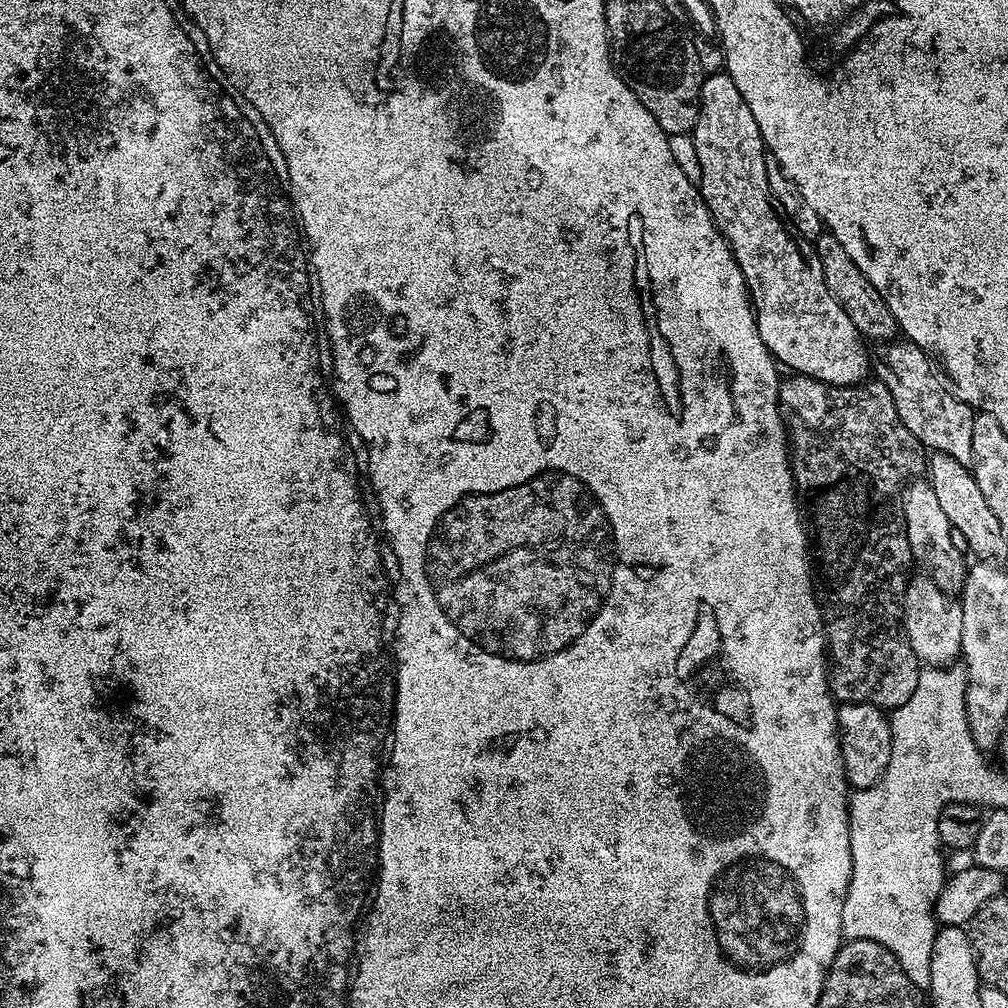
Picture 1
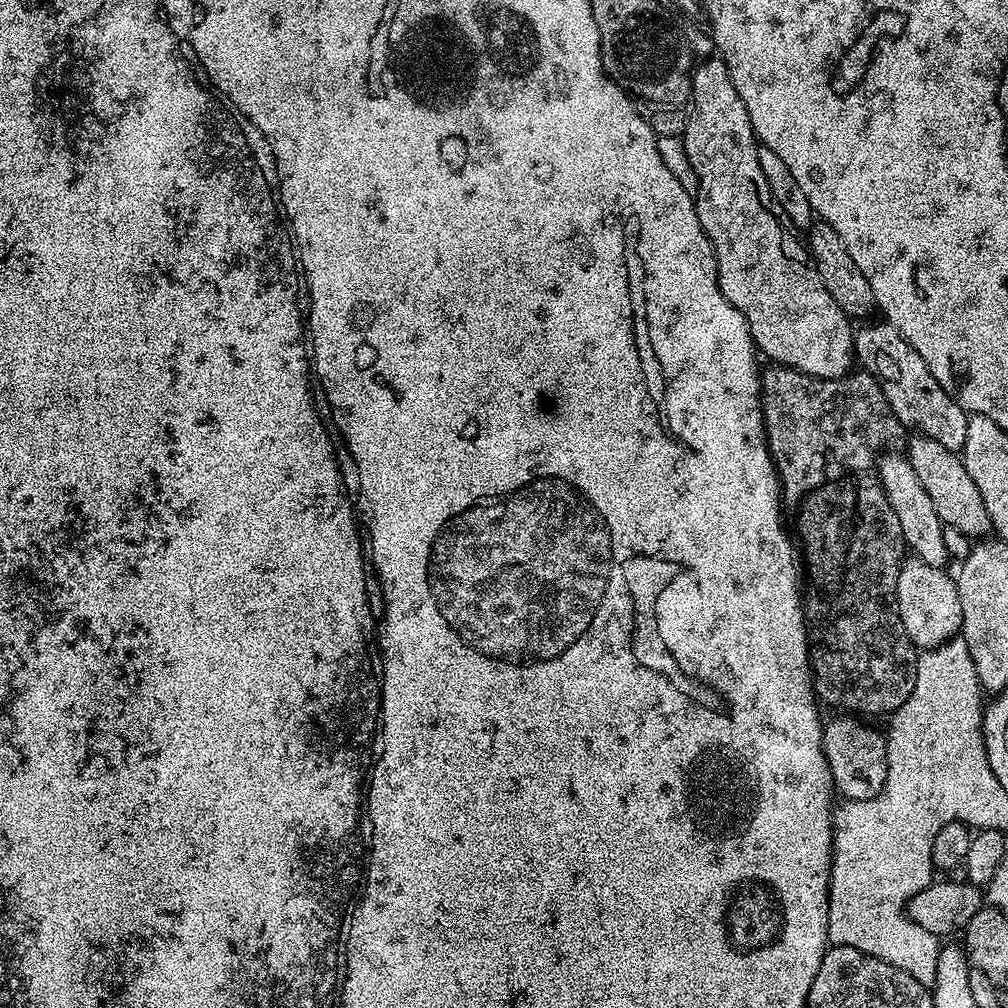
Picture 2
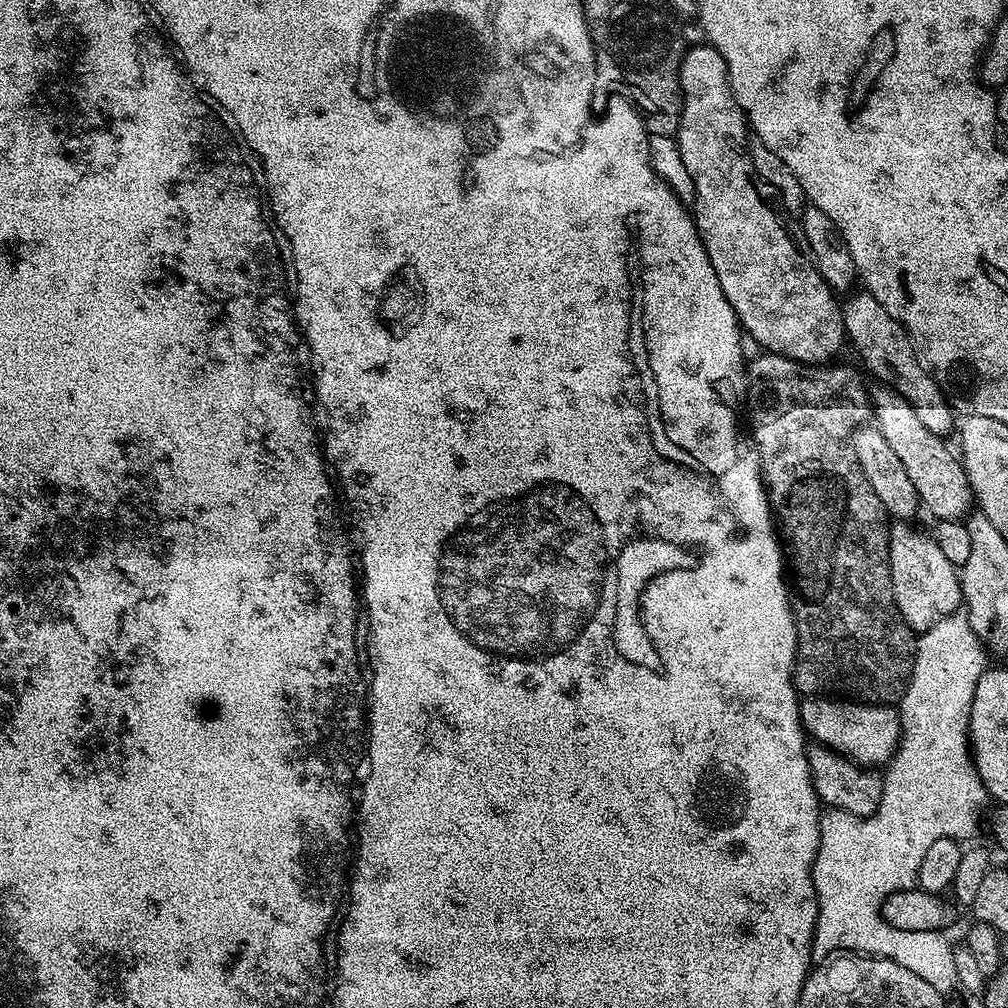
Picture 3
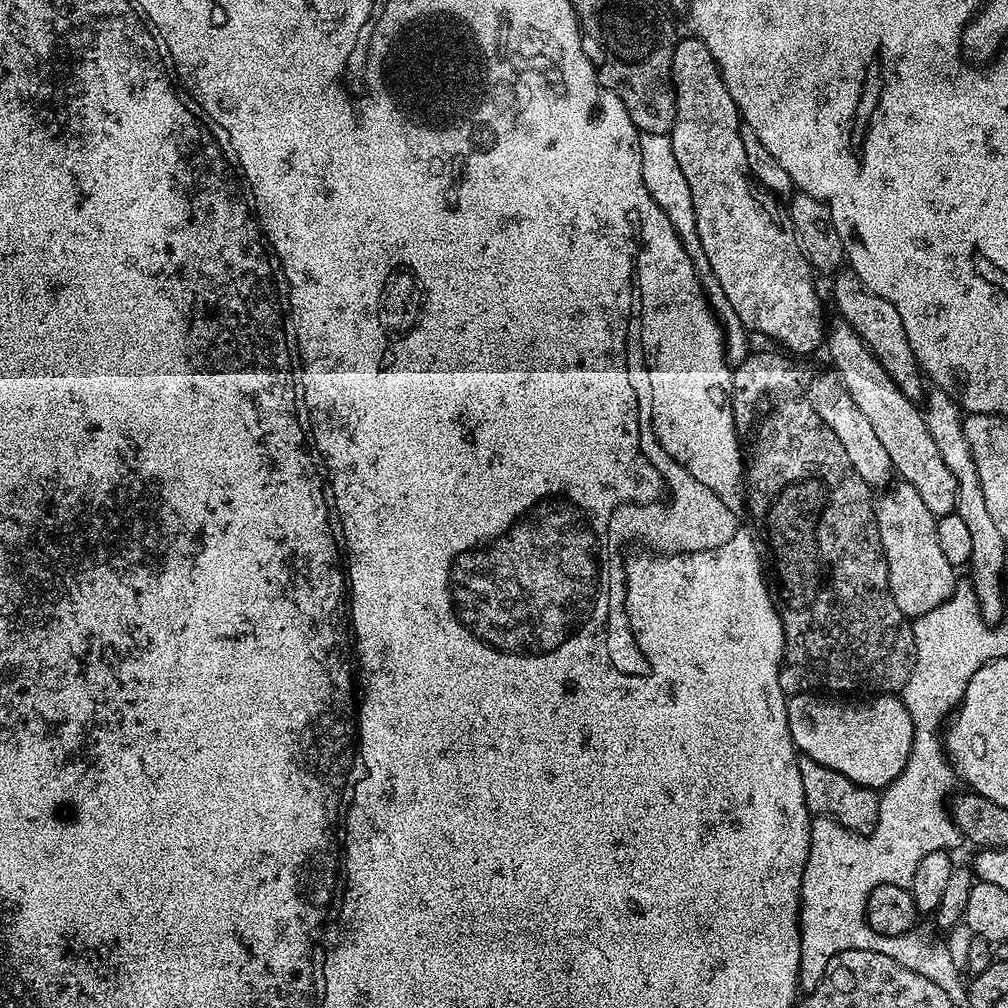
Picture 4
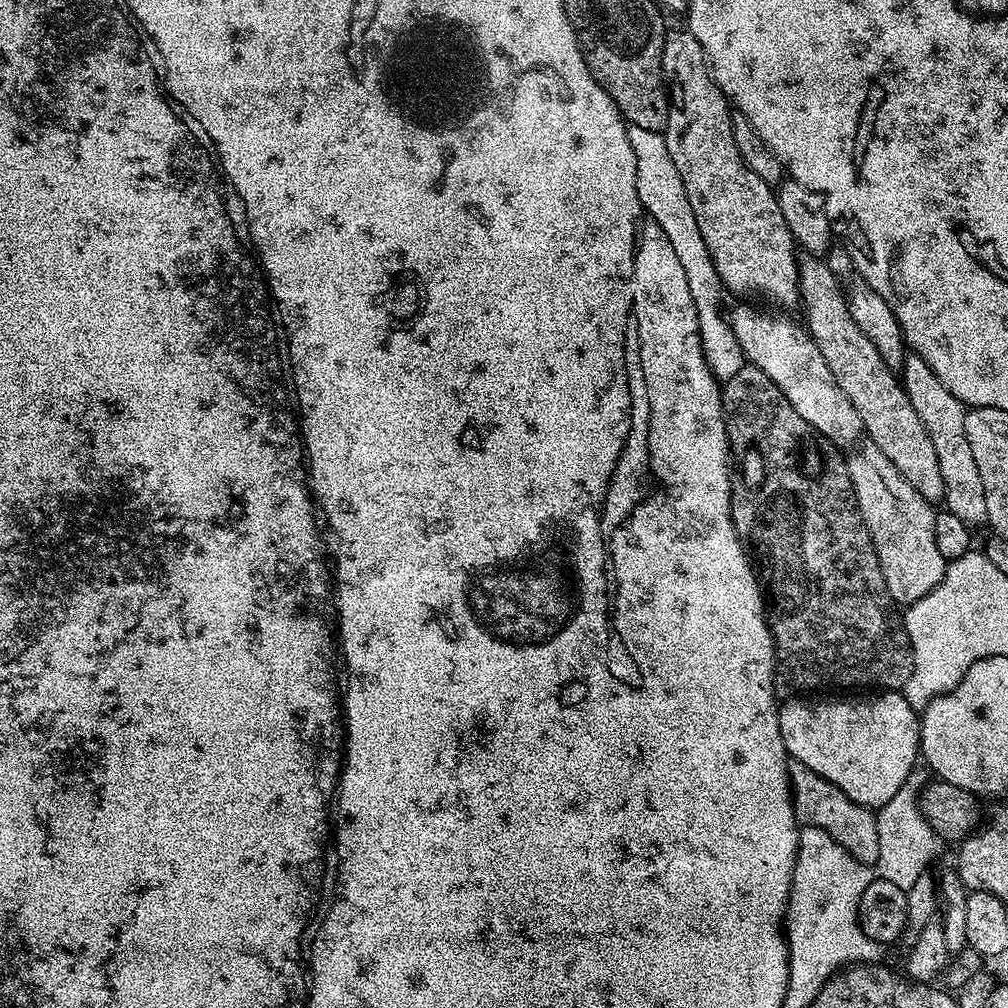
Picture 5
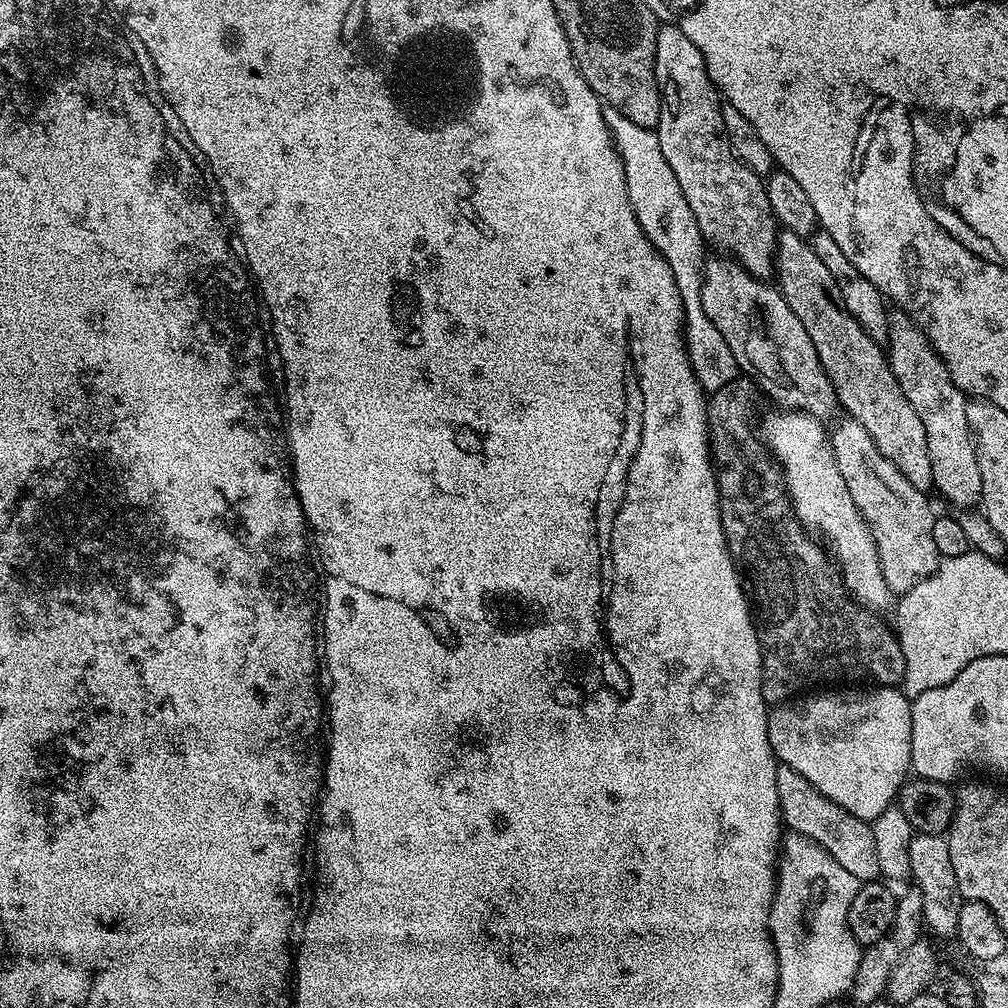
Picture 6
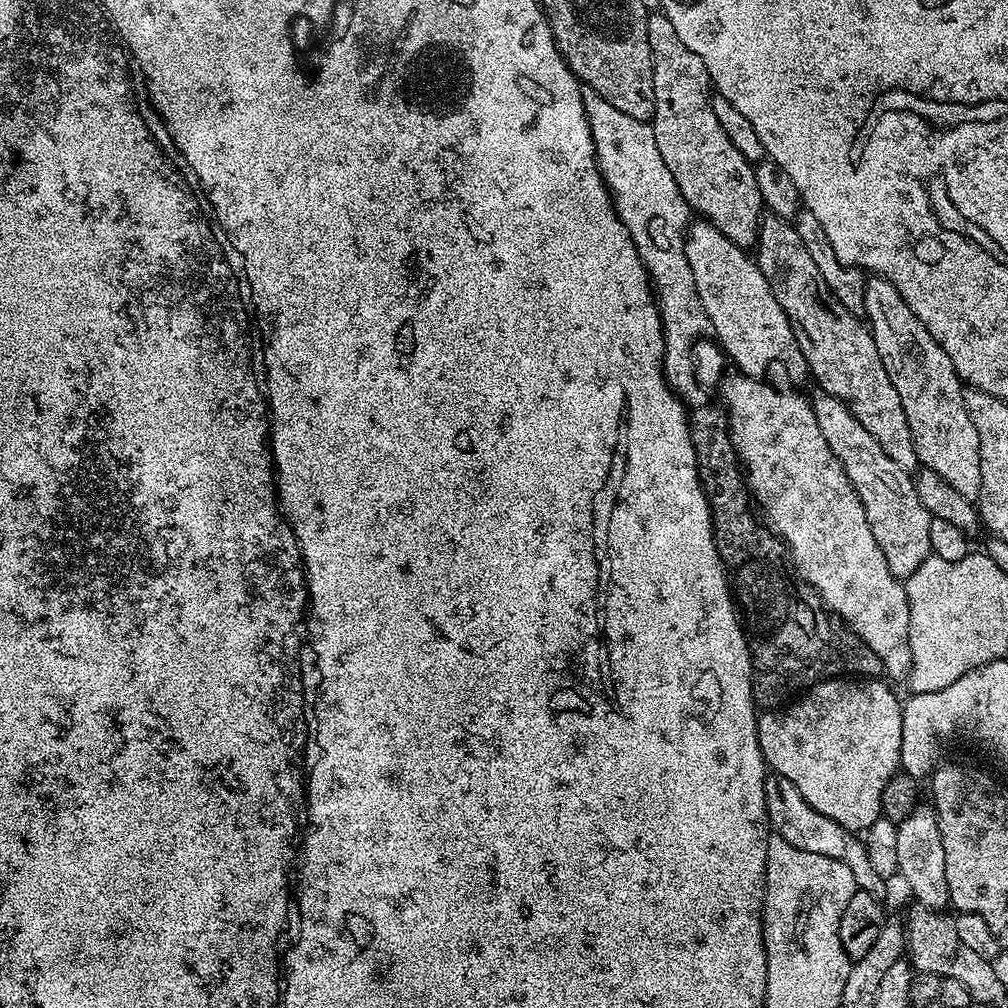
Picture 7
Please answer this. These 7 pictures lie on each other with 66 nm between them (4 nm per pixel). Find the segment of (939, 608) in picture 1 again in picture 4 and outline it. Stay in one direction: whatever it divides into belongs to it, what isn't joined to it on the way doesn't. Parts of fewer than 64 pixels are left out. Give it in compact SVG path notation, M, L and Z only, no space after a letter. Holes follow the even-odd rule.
M900 482L889 487L881 496L884 497L875 501L876 521L882 559L888 567L890 594L904 616L915 618L950 598L958 583L958 572L950 566L950 562L946 562L942 549L938 547L937 517L926 510L914 486Z

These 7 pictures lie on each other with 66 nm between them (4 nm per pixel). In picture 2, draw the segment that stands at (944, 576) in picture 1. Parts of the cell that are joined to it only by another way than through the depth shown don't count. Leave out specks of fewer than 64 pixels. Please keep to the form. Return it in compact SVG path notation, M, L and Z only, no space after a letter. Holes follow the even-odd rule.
M896 450L885 451L879 457L878 475L885 497L894 514L898 514L898 526L902 526L905 545L910 549L913 557L935 568L944 568L947 560L950 560L944 541L946 531L944 523L938 518L938 510L934 510L934 502L930 502L930 494L922 490L922 482L918 482L918 474L914 474L914 466L910 466L907 455L900 453L899 456L892 451Z

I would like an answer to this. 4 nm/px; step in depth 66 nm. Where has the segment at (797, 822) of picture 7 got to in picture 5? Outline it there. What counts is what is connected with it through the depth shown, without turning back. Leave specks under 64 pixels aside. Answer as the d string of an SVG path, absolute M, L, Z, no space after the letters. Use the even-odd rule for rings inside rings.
M797 760L788 765L788 782L792 785L792 805L801 825L829 832L859 864L872 866L880 860L882 841L878 838L877 813L873 809L846 798L838 786L826 782L826 778L814 774L810 766L802 766Z

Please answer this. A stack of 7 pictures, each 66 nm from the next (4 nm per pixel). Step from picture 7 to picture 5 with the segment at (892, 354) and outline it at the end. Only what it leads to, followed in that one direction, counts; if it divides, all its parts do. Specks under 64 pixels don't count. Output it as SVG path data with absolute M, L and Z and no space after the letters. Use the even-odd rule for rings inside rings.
M905 355L902 383L910 398L910 406L914 406L918 418L922 418L922 426L926 426L926 434L930 434L934 442L934 454L938 454L938 466L942 469L943 503L947 511L958 514L958 518L970 526L987 525L986 490L982 490L982 474L978 474L978 462L974 462L970 438L966 438L966 406L954 398L942 382L938 382L938 374L934 374L918 355Z

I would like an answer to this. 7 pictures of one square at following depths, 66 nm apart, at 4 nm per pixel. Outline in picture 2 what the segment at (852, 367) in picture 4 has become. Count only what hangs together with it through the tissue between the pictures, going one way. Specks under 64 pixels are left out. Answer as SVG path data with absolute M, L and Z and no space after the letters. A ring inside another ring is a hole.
M919 434L913 437L906 449L908 461L914 466L914 474L918 474L918 482L922 482L922 490L930 494L930 502L934 502L934 510L938 510L945 529L953 528L969 538L987 537L992 532L990 514L986 514L986 502L982 502L982 494L978 494L978 486L974 486L974 478L970 478L963 459L946 450L942 442L934 442L934 438Z

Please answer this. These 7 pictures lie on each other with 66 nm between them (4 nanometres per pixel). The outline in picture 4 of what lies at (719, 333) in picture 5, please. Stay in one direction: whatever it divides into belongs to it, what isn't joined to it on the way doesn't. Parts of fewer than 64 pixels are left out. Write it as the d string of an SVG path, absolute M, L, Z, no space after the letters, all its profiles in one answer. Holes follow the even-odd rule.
M641 135L640 157L642 158L642 182L646 186L650 198L654 198L654 202L664 211L666 218L670 218L682 246L690 254L692 265L696 267L697 276L702 278L702 287L708 296L713 313L722 321L728 363L733 366L740 364L750 355L750 347L748 348L750 336L743 322L738 318L738 314L734 314L734 306L730 306L726 294L722 294L722 286L718 286L718 278L714 278L714 274L710 270L710 262L706 262L706 254L702 250L702 242L698 238L698 222L694 214L694 198L690 198L690 182L686 182L682 169L678 167L678 158L674 158L671 135Z

